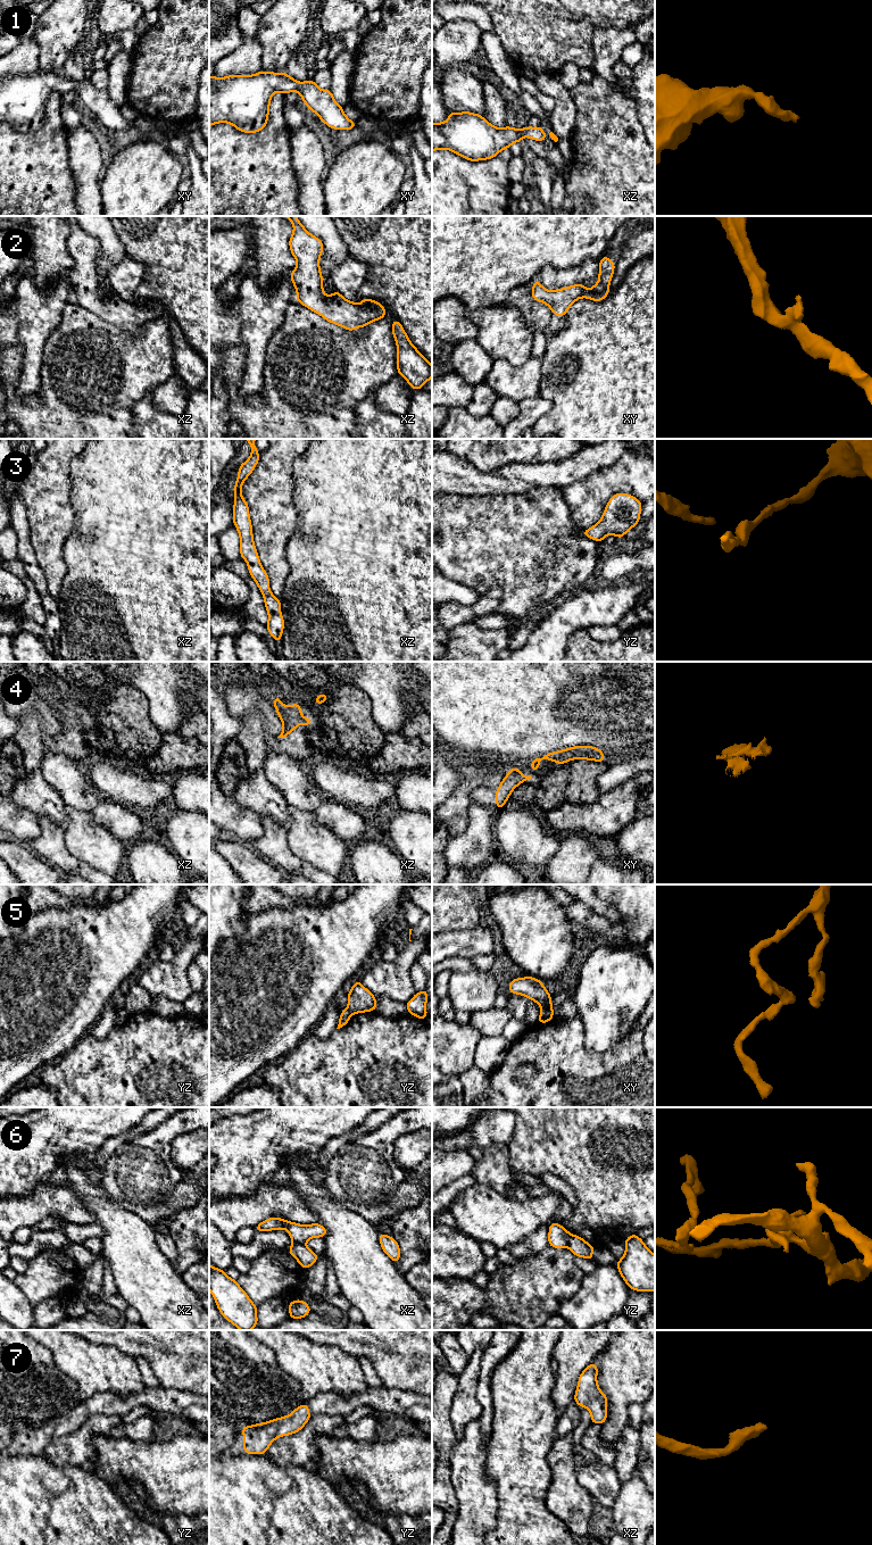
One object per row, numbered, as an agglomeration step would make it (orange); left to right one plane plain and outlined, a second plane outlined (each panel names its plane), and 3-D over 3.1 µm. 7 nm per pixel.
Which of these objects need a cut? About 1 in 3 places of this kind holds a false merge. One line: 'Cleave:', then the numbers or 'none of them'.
Cleave: 2, 5, 6

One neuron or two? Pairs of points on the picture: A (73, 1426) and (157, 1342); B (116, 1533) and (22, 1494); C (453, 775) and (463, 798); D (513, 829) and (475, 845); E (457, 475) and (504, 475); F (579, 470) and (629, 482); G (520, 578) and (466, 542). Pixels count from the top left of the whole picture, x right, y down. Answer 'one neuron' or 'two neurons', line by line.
A: two neurons
B: one neuron
C: two neurons
D: two neurons
E: one neuron
F: two neurons
G: one neuron

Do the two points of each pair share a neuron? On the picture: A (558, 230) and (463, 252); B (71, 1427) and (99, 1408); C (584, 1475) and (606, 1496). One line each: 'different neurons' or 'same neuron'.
A: same neuron
B: same neuron
C: same neuron

